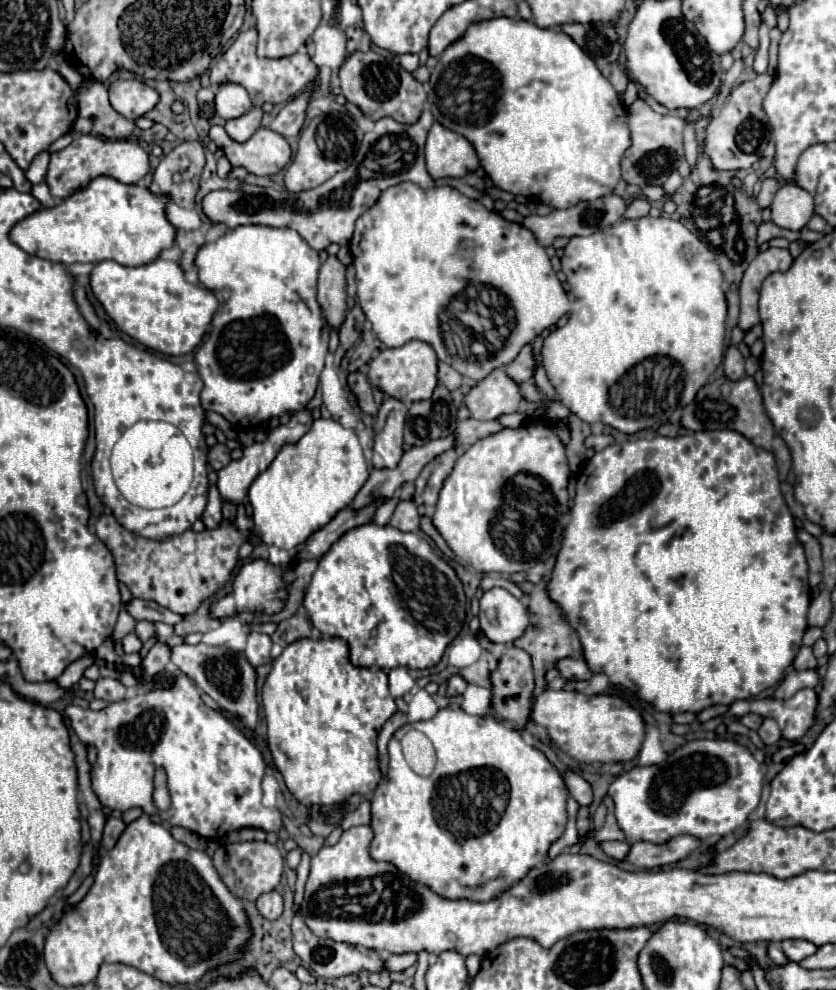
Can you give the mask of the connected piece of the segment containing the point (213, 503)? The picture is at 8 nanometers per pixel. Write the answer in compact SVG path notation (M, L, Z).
M212 485L210 493L208 493L208 505L204 509L202 521L206 525L206 529L216 529L222 523L222 497L218 493L218 489Z

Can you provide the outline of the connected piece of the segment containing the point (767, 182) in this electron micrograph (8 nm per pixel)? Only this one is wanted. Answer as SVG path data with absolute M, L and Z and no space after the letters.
M772 177L772 179L764 179L762 181L762 191L760 191L760 195L756 197L756 201L758 201L758 205L764 209L764 207L768 207L770 203L772 203L772 199L774 199L774 195L776 195L776 191L780 189L780 183Z

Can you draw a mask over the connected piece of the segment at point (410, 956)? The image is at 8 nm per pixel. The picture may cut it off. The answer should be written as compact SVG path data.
M402 953L402 955L384 955L384 969L388 971L404 971L414 965L418 959L416 953Z

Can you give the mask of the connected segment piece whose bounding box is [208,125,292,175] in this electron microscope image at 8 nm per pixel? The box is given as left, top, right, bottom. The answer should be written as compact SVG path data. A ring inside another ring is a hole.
M212 125L208 137L224 149L234 167L244 167L254 175L278 173L282 167L286 167L292 155L288 141L280 133L264 127L260 127L246 143L232 141L220 125Z

